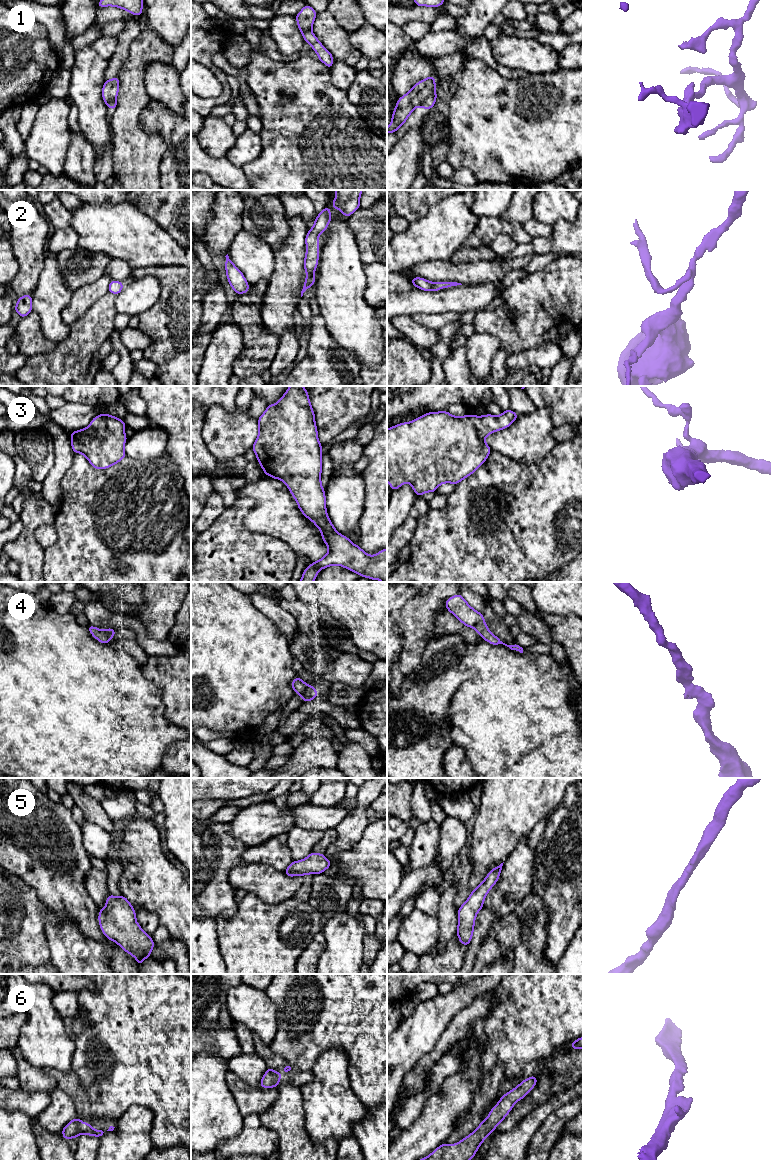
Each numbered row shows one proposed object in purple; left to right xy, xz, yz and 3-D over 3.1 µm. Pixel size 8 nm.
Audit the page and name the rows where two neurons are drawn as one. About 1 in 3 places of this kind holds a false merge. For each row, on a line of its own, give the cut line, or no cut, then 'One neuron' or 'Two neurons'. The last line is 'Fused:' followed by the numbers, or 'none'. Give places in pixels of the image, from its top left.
1: Split along yz (435, 93), (428, 96), (418, 105). Two neurons
2: No split. One neuron
3: No split. One neuron
4: No split. One neuron
5: No split. One neuron
6: No split. One neuron
Fused: 1

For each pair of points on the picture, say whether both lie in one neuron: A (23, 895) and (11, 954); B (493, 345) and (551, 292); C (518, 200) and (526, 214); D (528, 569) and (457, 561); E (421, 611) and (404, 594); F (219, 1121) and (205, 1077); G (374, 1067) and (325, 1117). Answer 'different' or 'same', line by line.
A: same
B: different
C: same
D: same
E: different
F: same
G: different

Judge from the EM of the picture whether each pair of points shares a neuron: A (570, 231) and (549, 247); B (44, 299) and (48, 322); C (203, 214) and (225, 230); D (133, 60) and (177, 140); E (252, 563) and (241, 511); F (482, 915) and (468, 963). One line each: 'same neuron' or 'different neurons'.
A: same neuron
B: same neuron
C: different neurons
D: different neurons
E: same neuron
F: same neuron

